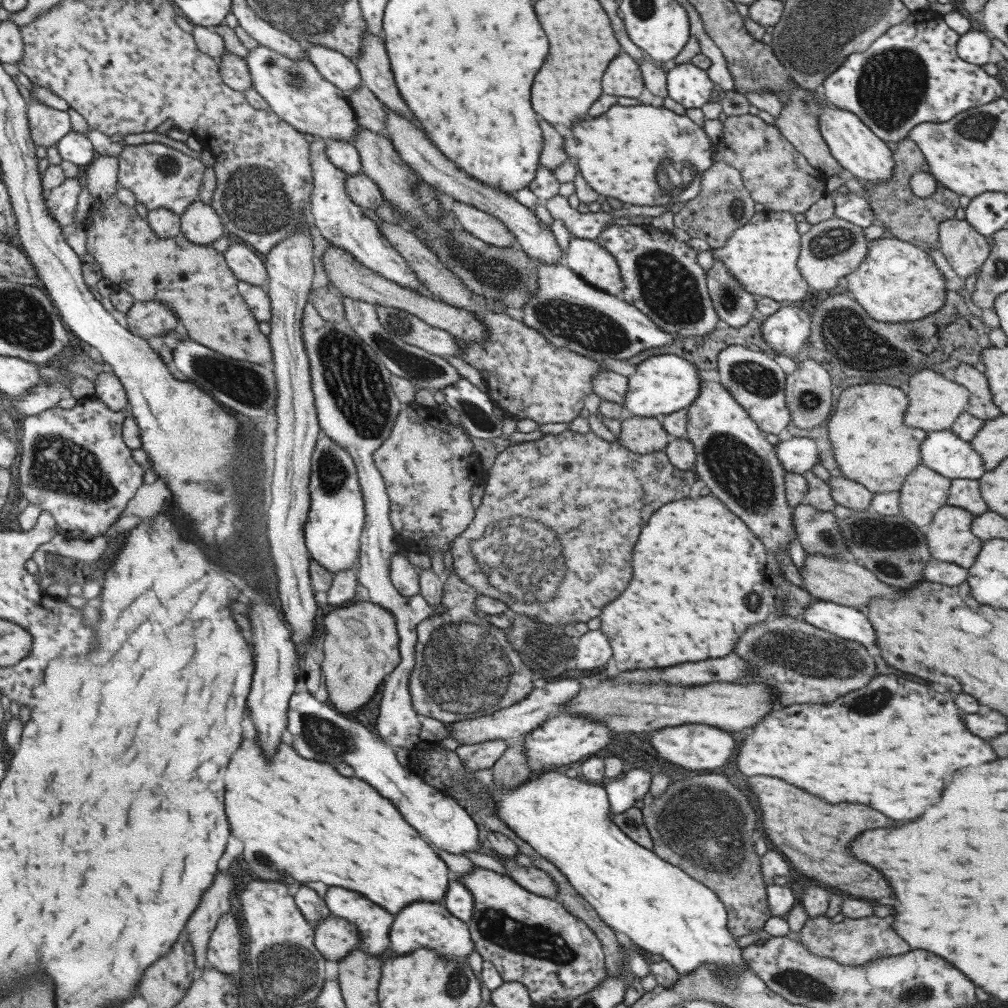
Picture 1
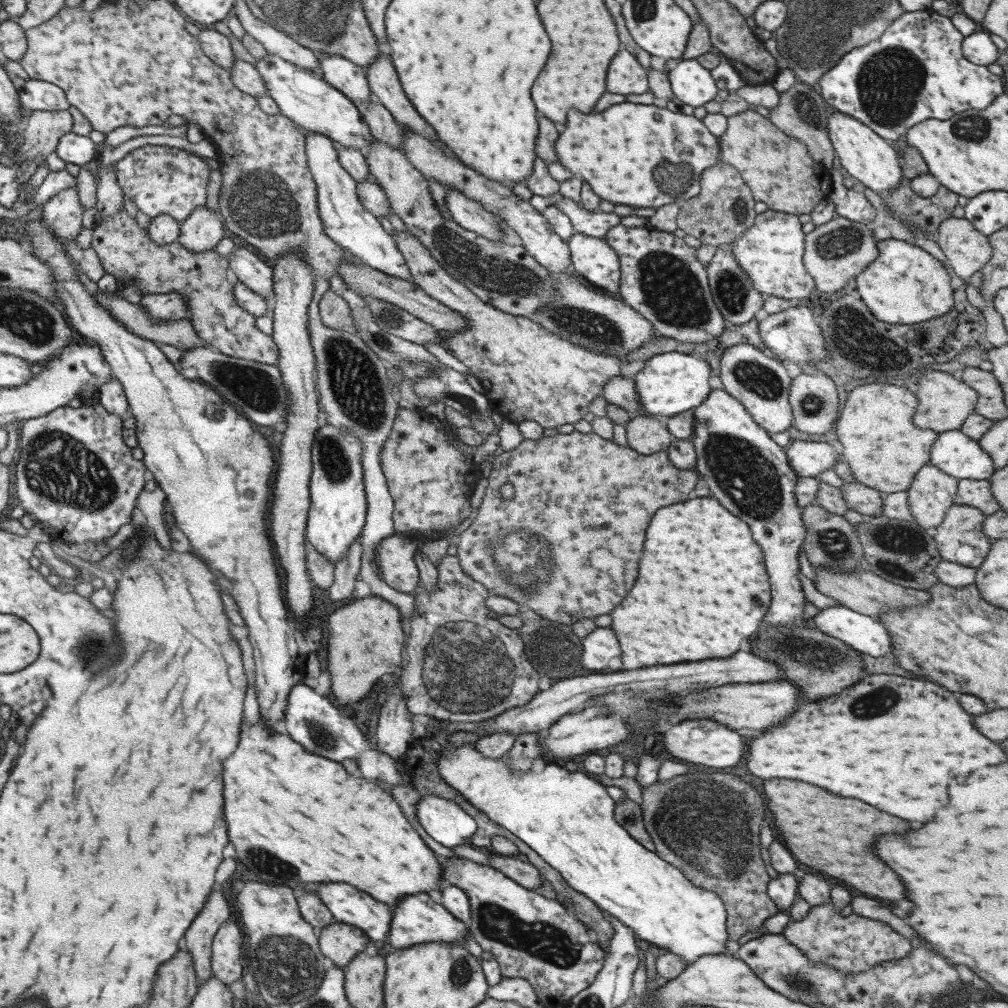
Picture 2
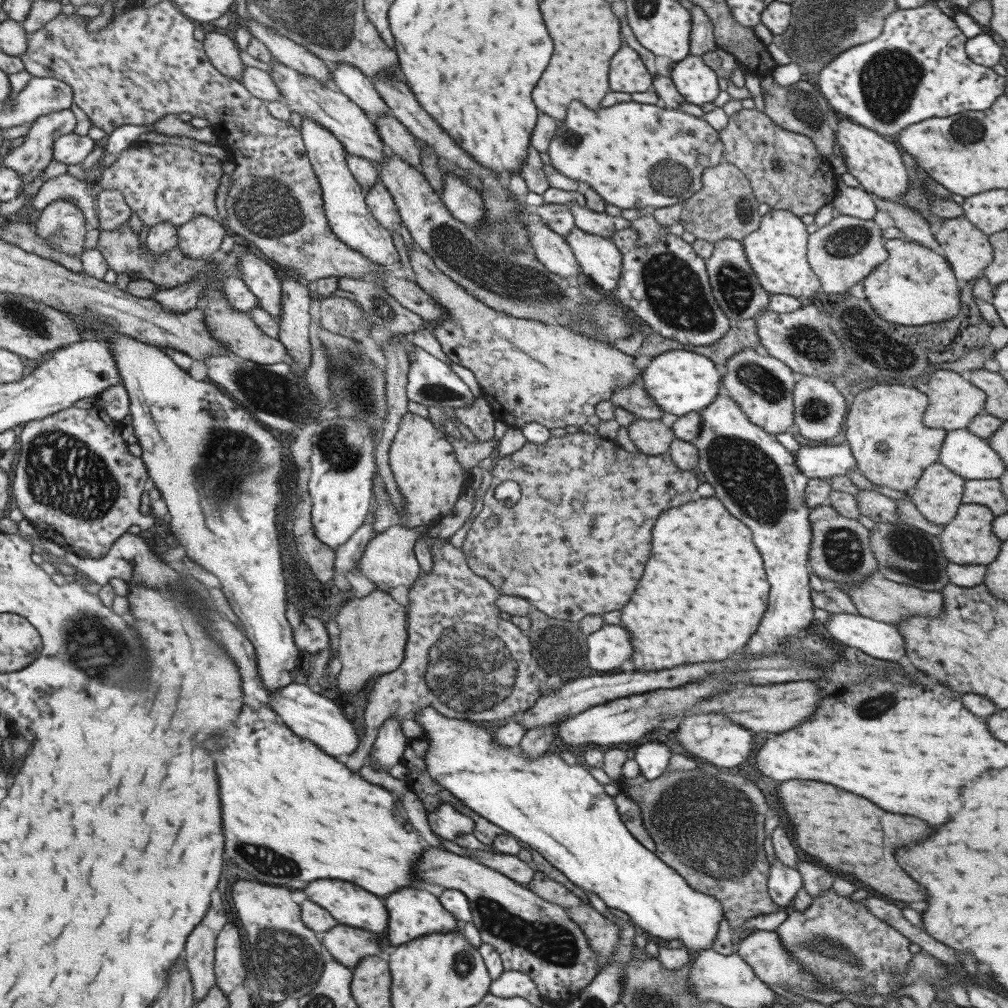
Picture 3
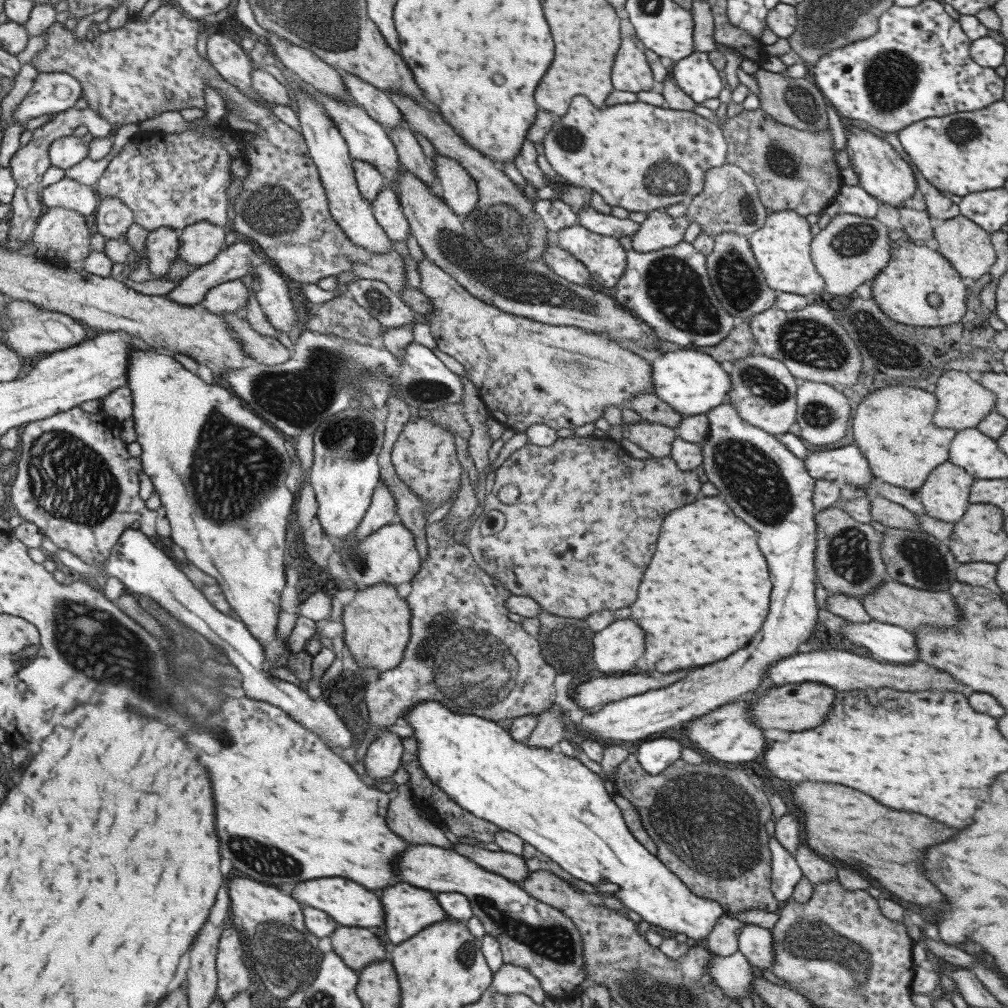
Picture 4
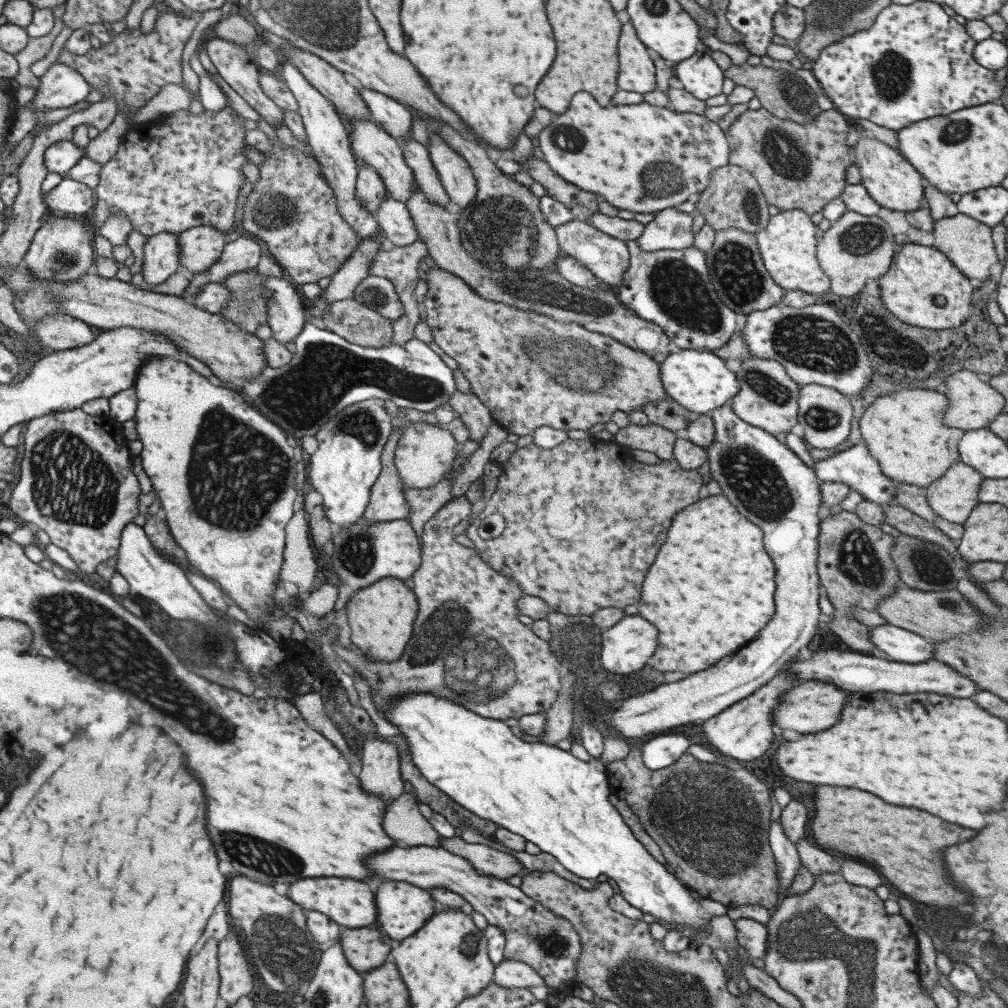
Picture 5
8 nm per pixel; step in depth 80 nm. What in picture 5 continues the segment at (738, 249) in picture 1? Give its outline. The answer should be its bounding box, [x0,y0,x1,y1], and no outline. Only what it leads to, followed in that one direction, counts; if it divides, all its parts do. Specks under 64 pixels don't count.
[756,210,830,294]

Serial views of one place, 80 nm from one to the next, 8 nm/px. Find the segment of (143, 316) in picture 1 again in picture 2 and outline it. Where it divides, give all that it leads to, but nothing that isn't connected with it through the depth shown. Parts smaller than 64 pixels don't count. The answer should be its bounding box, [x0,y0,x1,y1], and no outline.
[138,294,190,321]

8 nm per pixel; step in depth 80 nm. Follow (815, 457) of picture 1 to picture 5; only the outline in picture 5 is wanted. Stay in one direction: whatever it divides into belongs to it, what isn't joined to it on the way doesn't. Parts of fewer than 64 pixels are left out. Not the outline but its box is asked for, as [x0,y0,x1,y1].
[811,442,896,504]

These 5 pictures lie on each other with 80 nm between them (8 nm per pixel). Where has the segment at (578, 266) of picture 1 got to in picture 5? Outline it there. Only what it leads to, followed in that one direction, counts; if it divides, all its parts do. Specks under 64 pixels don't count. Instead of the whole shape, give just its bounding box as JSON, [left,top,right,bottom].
[554,219,629,286]

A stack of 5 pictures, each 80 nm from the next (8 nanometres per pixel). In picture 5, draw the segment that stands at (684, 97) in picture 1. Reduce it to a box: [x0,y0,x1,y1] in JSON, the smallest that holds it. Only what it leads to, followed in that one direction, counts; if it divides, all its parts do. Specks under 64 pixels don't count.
[672,48,724,100]

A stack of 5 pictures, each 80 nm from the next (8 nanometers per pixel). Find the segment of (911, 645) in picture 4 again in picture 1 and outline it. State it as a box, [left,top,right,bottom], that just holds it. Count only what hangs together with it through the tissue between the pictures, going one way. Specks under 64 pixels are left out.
[802,599,875,652]

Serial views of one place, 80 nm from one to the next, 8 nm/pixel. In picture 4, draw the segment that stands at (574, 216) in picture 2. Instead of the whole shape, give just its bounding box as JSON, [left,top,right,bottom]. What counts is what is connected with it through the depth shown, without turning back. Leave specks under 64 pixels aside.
[577,206,639,238]

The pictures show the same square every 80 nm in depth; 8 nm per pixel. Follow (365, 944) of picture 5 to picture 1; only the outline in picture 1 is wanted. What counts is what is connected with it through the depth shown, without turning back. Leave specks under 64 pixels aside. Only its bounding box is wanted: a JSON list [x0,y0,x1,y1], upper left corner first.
[313,914,359,960]

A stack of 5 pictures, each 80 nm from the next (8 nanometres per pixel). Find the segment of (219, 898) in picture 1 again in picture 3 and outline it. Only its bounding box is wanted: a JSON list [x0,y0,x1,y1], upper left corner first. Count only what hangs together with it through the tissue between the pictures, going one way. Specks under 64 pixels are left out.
[185,906,229,1002]

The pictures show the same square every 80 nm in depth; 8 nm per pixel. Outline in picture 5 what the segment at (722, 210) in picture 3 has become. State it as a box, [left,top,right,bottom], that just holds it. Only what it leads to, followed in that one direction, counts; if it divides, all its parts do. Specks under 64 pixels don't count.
[695,163,768,233]

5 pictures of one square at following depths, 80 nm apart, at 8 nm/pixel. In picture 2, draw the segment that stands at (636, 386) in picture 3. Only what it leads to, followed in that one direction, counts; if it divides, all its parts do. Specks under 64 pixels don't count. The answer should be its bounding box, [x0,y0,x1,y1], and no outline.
[601,376,647,415]

